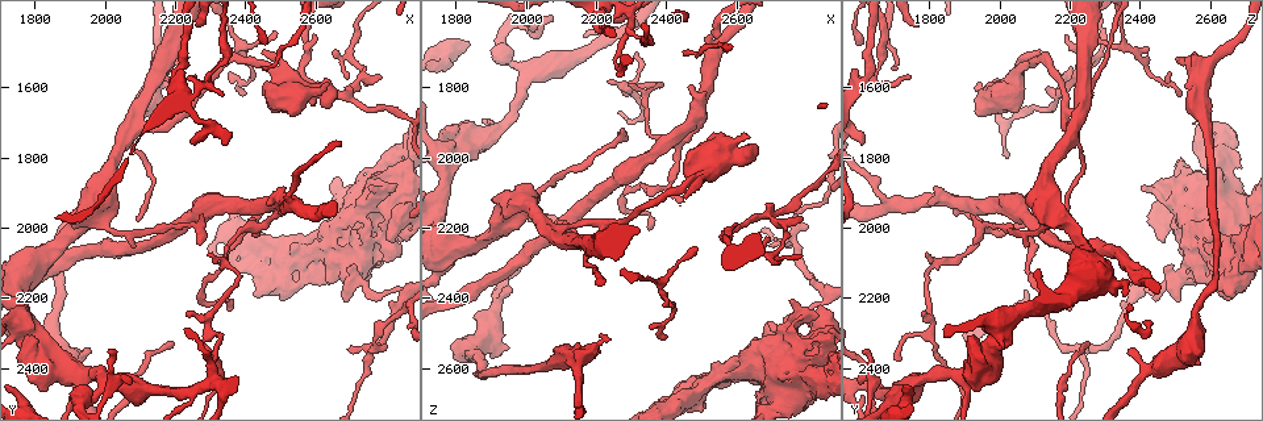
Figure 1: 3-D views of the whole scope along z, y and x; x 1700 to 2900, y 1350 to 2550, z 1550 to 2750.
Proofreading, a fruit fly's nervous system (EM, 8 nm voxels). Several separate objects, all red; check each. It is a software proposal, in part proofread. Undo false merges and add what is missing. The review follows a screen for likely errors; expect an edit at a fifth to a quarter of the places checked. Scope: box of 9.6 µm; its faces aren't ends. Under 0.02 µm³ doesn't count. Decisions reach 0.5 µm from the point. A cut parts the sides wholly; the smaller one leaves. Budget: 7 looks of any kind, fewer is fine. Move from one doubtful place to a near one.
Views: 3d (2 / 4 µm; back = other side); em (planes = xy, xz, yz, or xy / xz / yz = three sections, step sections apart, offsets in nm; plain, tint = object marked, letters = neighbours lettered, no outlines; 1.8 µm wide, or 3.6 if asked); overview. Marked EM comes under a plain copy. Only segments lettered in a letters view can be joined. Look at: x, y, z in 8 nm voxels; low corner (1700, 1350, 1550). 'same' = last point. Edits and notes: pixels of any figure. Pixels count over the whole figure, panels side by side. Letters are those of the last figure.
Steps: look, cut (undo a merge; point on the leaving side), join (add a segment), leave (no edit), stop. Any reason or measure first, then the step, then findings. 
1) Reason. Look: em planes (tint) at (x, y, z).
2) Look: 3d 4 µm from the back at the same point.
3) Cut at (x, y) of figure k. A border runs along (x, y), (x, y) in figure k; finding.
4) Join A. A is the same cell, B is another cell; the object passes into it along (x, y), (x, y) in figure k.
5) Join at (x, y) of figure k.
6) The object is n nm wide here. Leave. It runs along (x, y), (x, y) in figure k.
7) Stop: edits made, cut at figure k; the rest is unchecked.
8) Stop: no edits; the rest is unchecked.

Free end. Look: em xz step 4 (letters) at (2490, 1460, 2250).

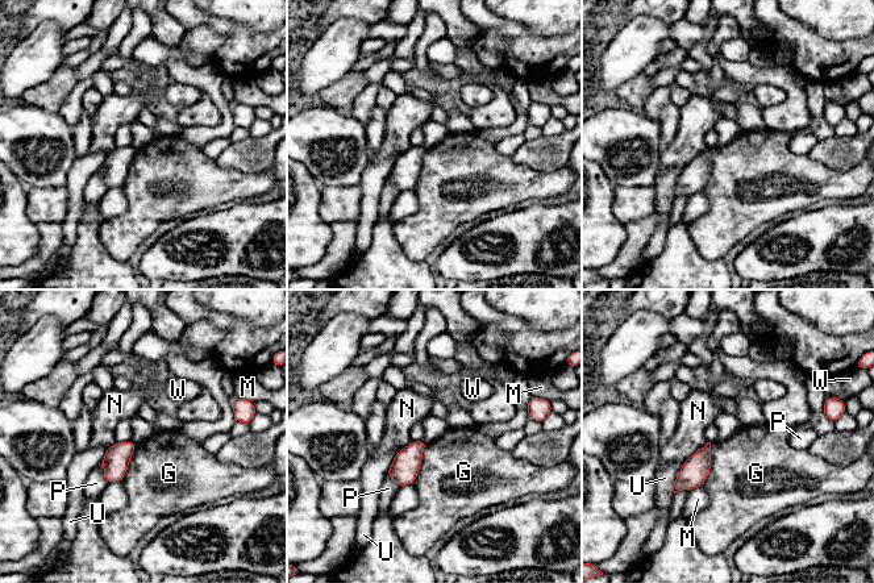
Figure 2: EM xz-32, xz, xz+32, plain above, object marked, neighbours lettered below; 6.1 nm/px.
Leave. G, M, N, P, U and W are other cells; none of them fits.

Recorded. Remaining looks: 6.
Tapers out. Look: em 3.6 µm planes (letters) at (2790, 1570, 2160).

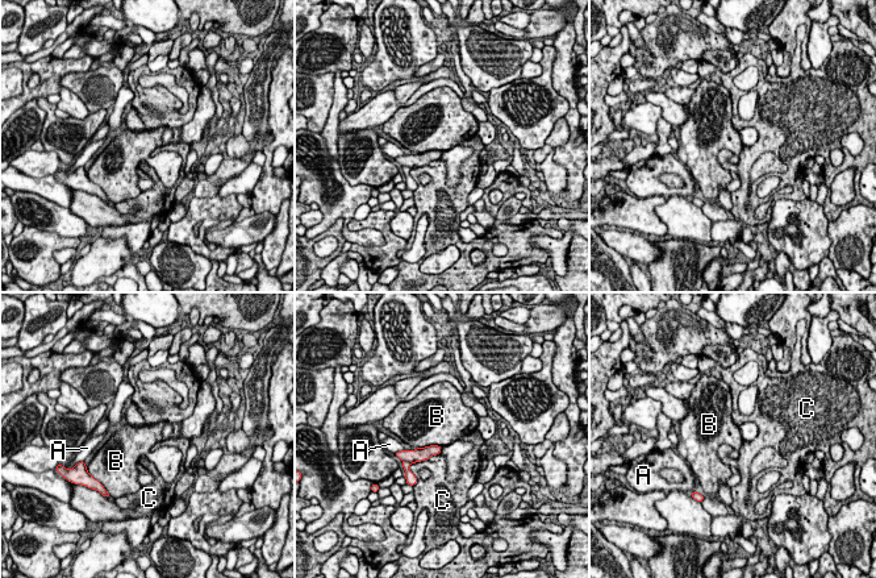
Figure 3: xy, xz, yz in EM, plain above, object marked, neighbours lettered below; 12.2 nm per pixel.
The longest contact is with B, 300 nm. Cut at (411, 478) of figure 3. A, B and C are other cells; two neurons meet here.

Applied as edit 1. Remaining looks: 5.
Redraw. Look: overview.

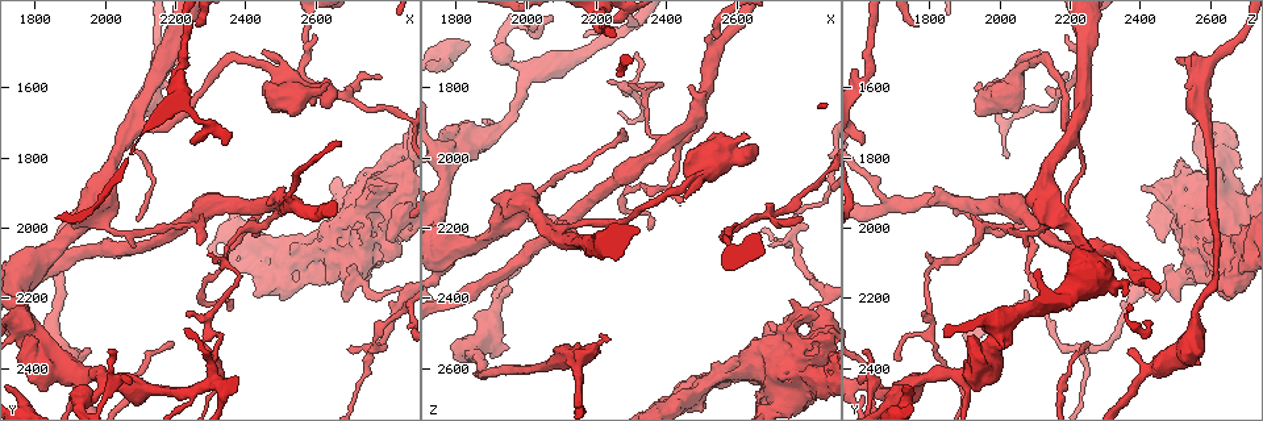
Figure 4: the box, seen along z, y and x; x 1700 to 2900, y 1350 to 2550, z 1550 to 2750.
Free end. Look: 3d 2 µm at (2630, 1650, 1960).

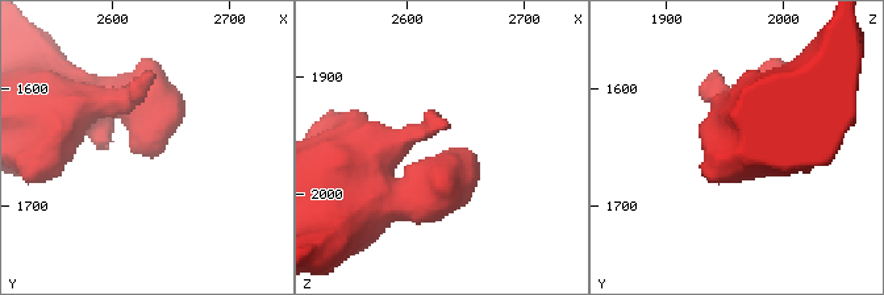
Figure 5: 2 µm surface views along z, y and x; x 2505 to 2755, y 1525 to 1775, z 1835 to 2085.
Need the tissue. Look: em planes (letters) at (2626, 1646, 1966).

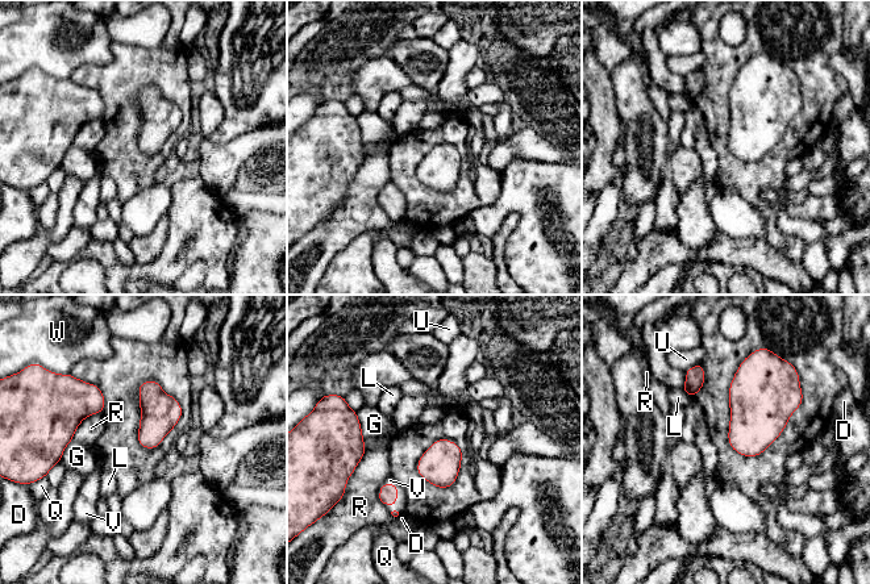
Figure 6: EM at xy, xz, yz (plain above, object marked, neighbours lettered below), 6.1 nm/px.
The longest contact is with G, 240 nm. Join V. V is the same cell, D, G, L, Q, R, U and W are other cells; the object passes into it along (388, 492), (396, 499), (399, 507) in figure 6; it goes on there.

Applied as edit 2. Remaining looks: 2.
Stop: edits made, cut at figure 3, join at figure 6; the rest is unchecked.

